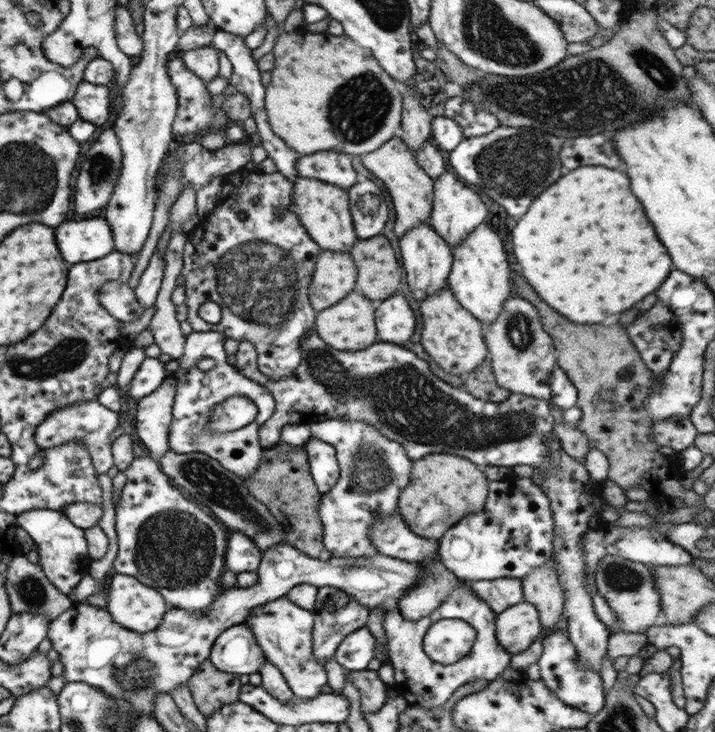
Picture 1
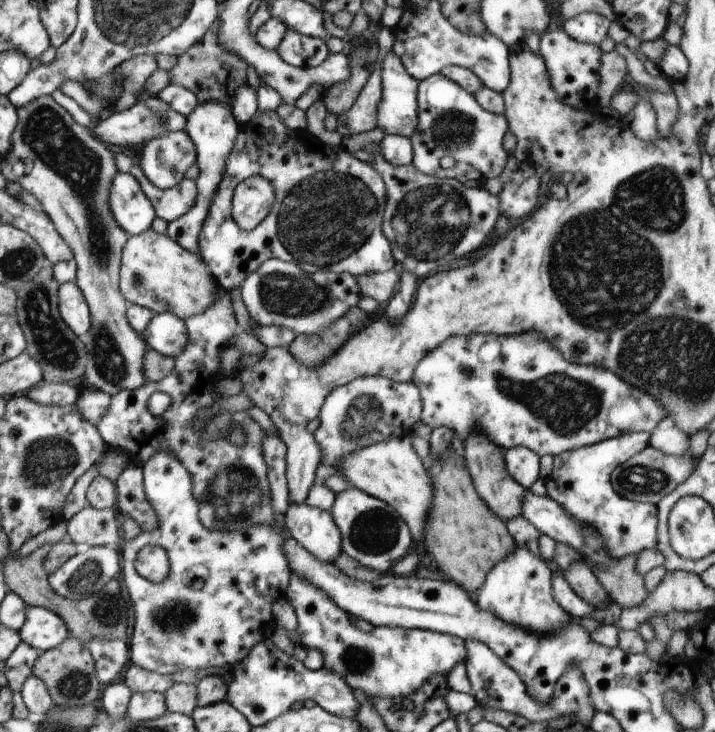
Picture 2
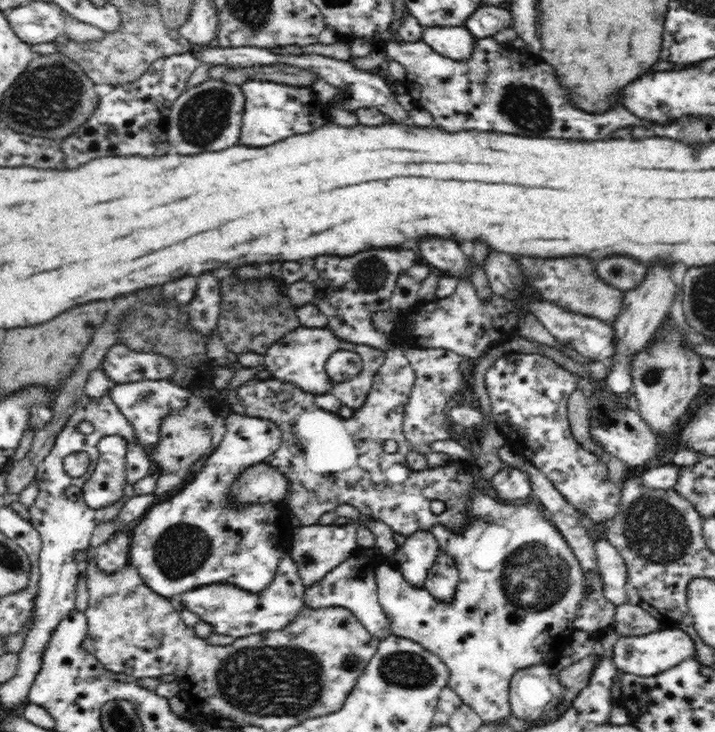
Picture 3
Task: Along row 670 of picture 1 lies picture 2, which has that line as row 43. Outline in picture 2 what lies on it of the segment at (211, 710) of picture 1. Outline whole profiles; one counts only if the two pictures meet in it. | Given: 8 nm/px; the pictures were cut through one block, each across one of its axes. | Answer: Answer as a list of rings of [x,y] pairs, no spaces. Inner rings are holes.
[[[215,18],[215,22],[207,28],[203,38],[199,42],[195,42],[193,46],[189,46],[177,58],[177,64],[167,74],[171,78],[171,84],[177,84],[177,86],[183,86],[183,88],[191,90],[199,104],[223,102],[223,104],[233,106],[235,90],[241,84],[247,84],[245,70],[247,70],[249,64],[243,58],[239,58],[237,54],[233,54],[231,50],[225,50],[225,46],[221,46],[221,42],[219,42],[219,26],[221,26],[221,18]]]

